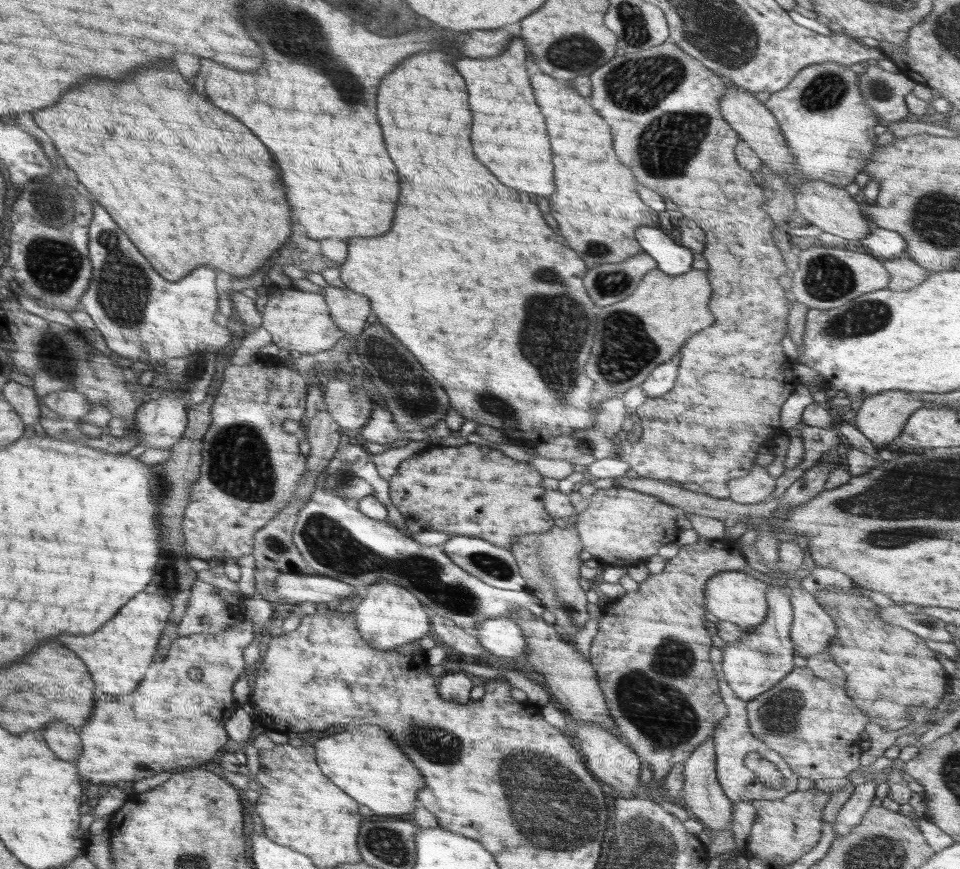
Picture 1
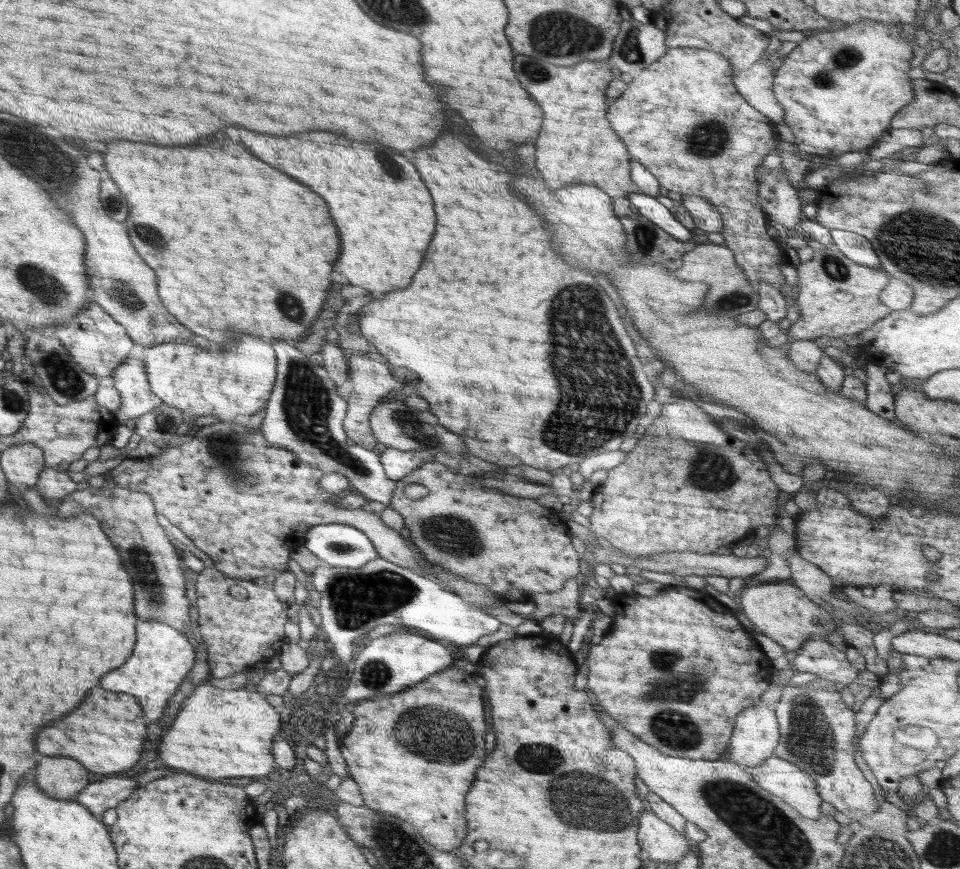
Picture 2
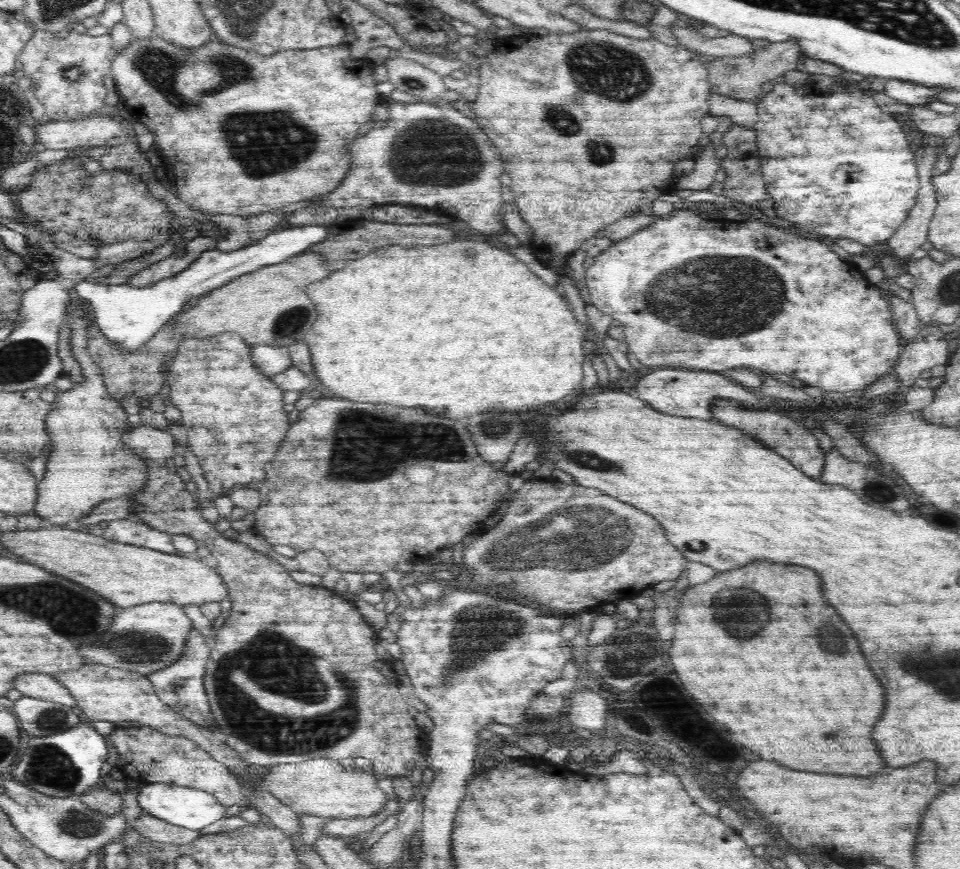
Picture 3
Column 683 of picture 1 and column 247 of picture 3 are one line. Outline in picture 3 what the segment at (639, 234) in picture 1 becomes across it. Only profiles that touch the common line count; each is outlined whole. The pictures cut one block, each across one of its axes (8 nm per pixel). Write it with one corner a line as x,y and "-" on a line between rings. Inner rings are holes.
295,225
291,228
283,226
274,229
258,242
238,250
222,252
215,247
205,250
204,254
200,254
200,258
189,264
188,269
146,288
135,288
128,284
108,286
100,281
81,281
75,285
74,292
96,312
95,323
104,337
120,345
122,351
131,353
158,334
160,328
178,315
184,304
192,298
208,295
236,278
257,272
264,266
288,261
291,257
304,253
313,244
322,242
334,230
333,225

